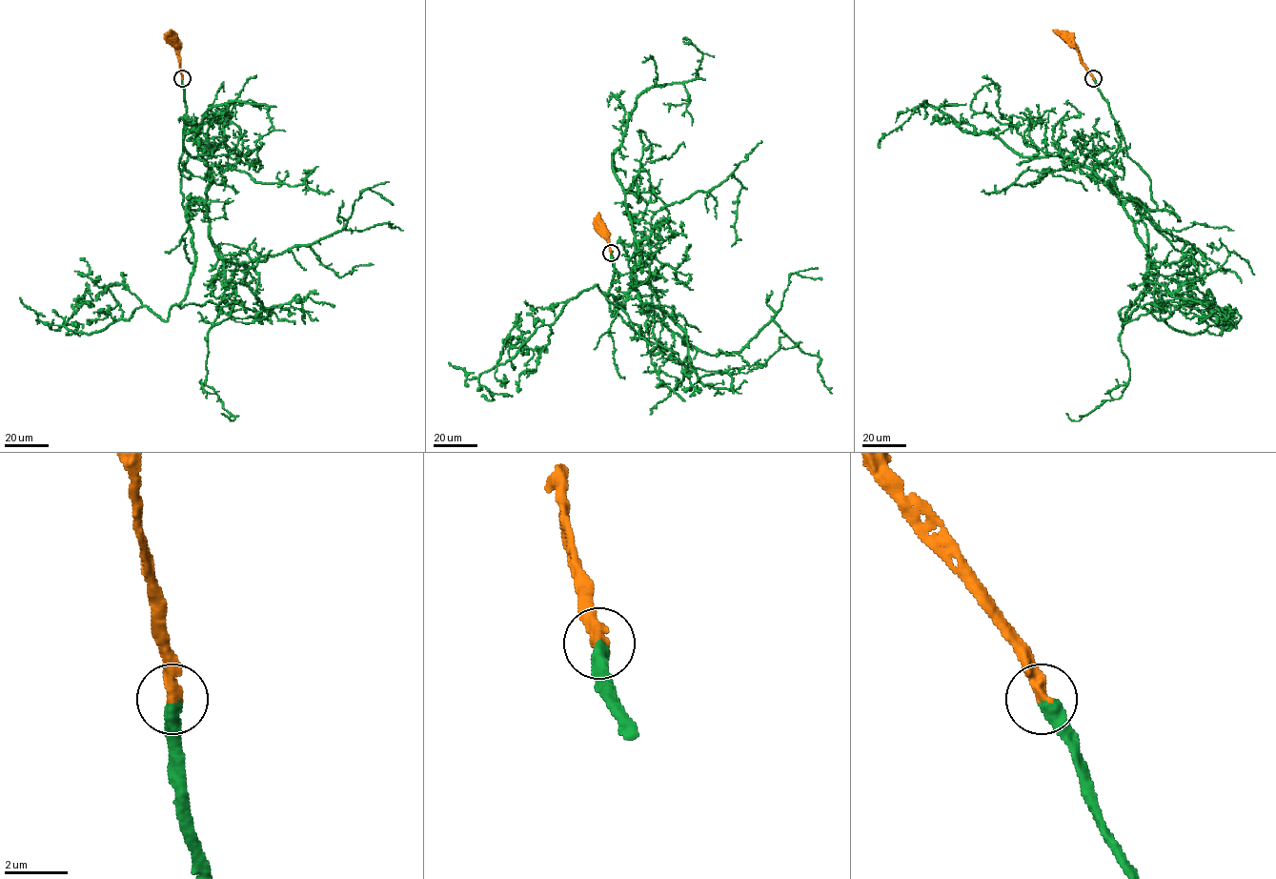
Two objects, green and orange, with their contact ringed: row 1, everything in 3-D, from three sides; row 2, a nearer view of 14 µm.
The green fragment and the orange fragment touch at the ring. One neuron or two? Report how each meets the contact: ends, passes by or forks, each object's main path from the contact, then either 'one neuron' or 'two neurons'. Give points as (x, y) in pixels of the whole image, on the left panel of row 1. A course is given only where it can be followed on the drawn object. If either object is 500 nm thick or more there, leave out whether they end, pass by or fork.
green ends; orange ends; course green (182, 78), (186, 296), (167, 320), (140, 306), (70, 331), (87, 281); course orange (182, 78), (179, 51), (171, 42), (172, 36); one neuron

